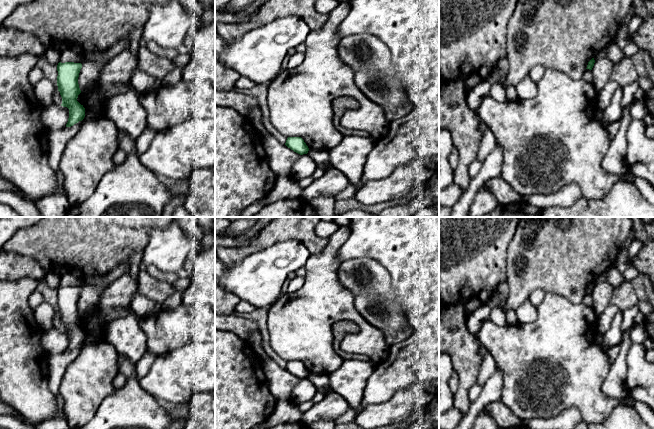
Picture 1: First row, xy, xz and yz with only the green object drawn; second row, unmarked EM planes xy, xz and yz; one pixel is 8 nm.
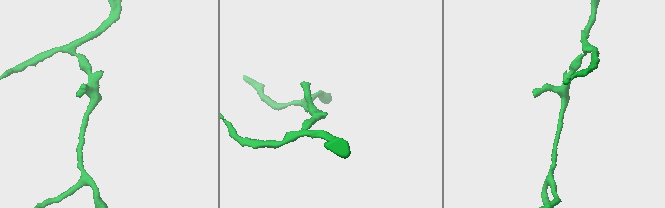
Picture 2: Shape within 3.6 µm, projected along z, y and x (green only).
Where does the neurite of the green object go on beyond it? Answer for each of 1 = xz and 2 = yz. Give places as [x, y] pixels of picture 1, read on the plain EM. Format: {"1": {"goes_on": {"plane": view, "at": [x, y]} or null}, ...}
{"1": {"goes_on": null}, "2": {"goes_on": null}}

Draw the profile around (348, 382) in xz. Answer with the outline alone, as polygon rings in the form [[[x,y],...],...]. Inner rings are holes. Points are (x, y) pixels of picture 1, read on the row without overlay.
[[[345,360],[339,369],[329,375],[332,392],[345,400],[357,414],[363,411],[360,401],[374,368],[375,364],[371,361]]]

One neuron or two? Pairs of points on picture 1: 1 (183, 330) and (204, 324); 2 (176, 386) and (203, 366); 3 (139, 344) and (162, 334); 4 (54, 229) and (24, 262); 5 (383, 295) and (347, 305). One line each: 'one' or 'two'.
1: one
2: one
3: two
4: two
5: two

